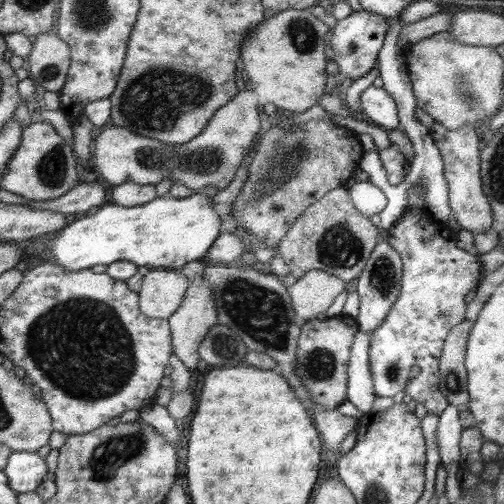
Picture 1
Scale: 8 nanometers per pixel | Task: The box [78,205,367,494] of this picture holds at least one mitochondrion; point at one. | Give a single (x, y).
(256, 310)

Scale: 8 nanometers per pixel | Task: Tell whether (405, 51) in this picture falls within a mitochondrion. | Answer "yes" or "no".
no

